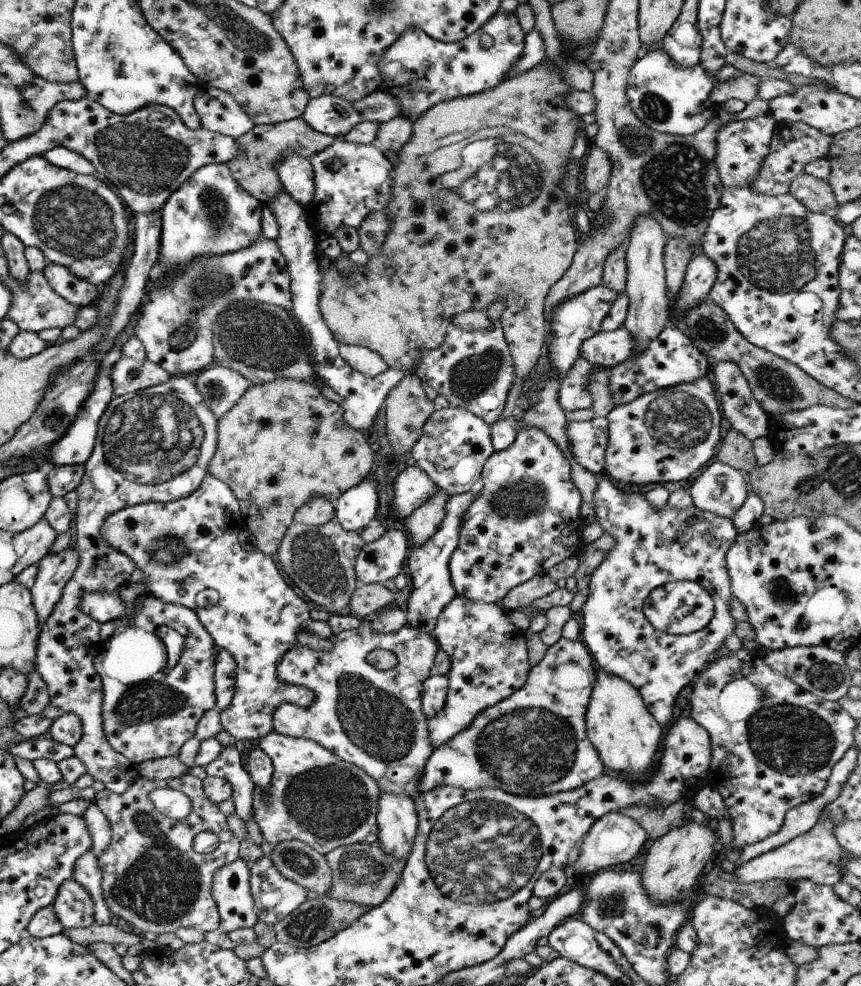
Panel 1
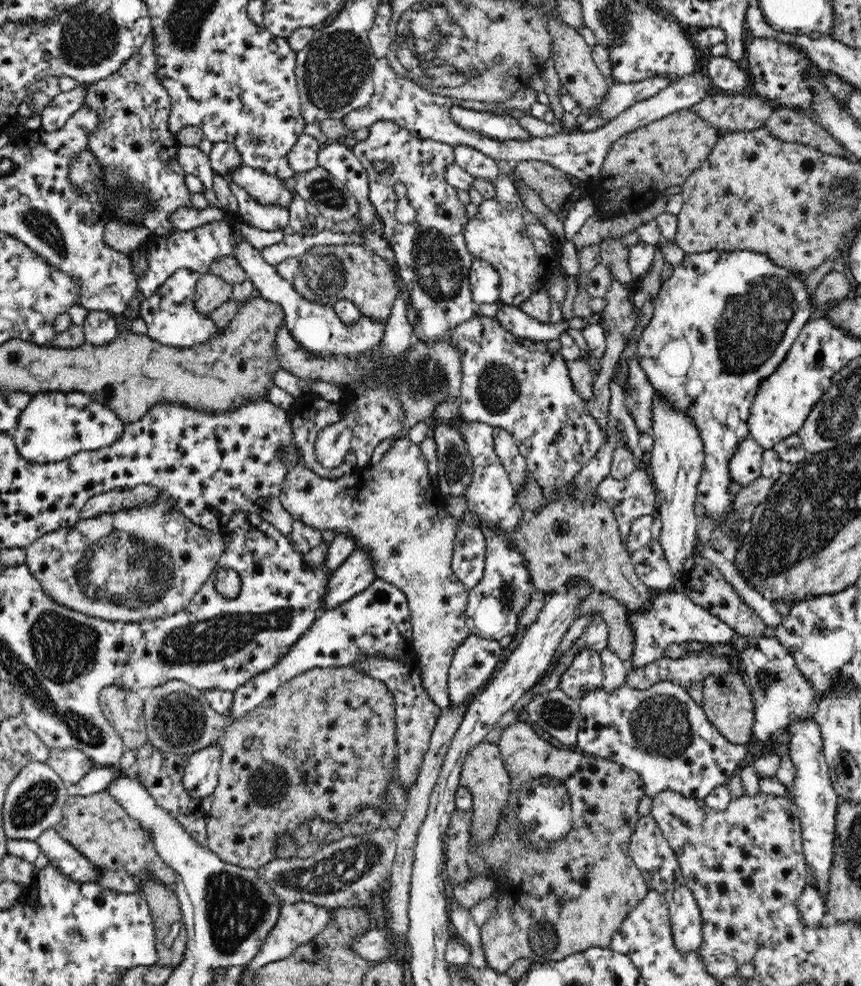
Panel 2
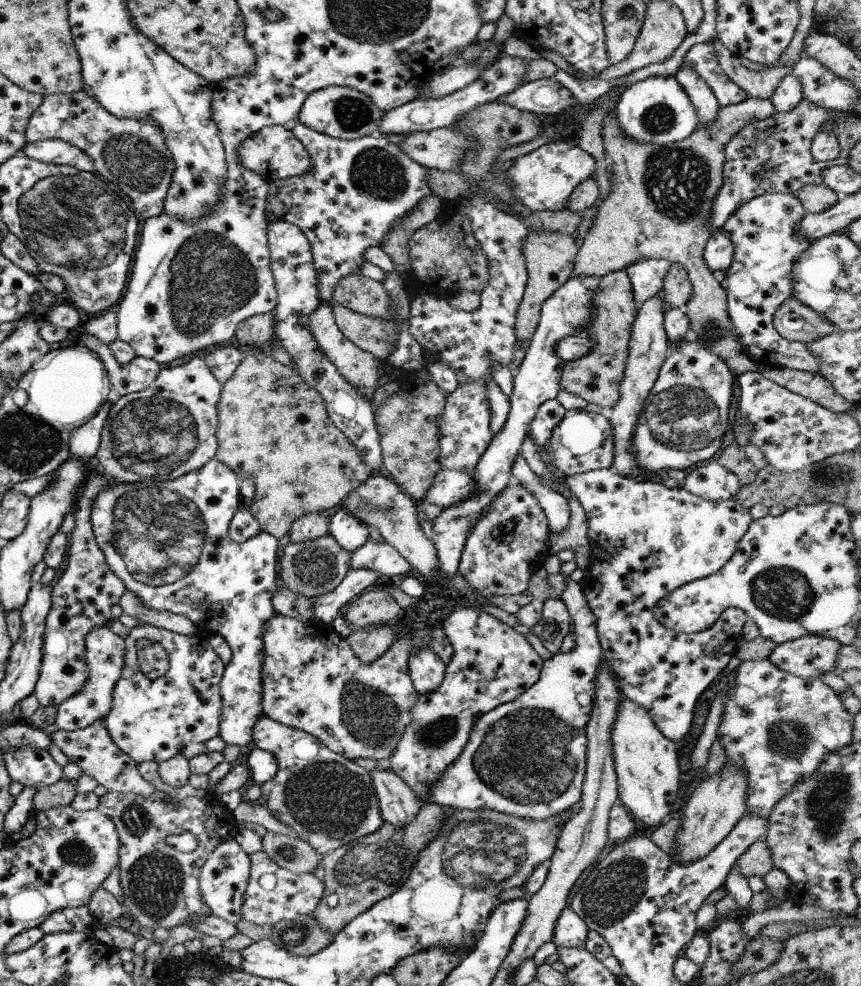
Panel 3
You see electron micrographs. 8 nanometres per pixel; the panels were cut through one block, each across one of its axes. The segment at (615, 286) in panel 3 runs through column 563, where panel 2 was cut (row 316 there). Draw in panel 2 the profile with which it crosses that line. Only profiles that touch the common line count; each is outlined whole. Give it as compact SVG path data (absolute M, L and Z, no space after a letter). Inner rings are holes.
M341 244L314 246L306 250L300 261L300 274L294 280L295 289L302 297L316 303L332 305L340 299L356 304L362 315L376 321L386 321L397 295L397 284L391 267L385 260L364 245Z

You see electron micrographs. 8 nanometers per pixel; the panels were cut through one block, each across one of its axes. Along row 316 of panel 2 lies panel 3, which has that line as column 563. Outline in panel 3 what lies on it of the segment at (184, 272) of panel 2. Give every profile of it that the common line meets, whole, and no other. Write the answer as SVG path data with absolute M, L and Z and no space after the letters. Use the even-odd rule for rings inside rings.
M562 140L542 145L512 160L509 179L516 198L530 211L561 211L569 196L584 179L594 177L594 158L578 147L577 142Z

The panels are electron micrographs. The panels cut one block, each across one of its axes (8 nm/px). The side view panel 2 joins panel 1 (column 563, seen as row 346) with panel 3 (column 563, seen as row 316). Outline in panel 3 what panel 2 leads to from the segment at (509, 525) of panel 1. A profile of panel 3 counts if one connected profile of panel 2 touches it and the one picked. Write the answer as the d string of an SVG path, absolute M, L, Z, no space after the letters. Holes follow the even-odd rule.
M556 398L542 403L534 420L530 423L529 433L527 434L527 437L537 446L537 451L542 455L542 460L546 462L547 469L557 478L557 484L560 489L564 489L567 486L565 480L568 476L565 476L558 468L548 464L546 454L549 450L549 440L554 427L558 426L564 418L564 409Z

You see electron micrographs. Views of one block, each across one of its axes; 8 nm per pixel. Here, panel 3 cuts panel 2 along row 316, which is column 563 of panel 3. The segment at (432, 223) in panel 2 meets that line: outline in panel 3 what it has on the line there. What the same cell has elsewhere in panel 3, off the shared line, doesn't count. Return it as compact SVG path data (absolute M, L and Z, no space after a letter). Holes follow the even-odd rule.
M570 409L565 412L560 424L554 427L546 454L548 464L568 477L586 471L609 469L614 466L614 457L615 440L608 413L589 413L585 409Z

